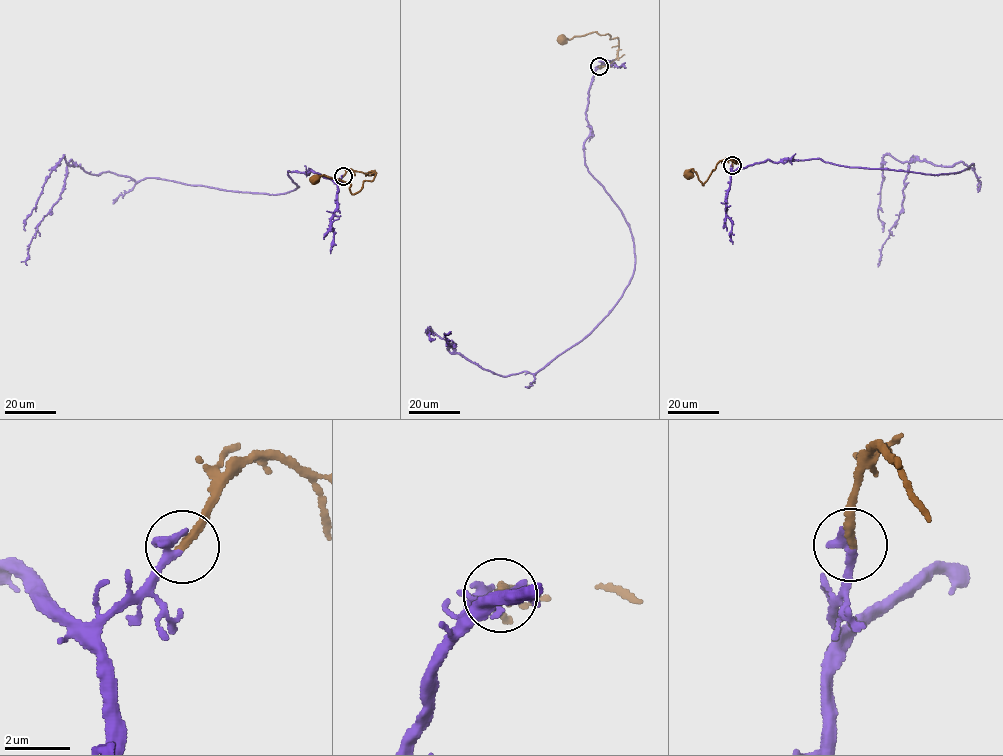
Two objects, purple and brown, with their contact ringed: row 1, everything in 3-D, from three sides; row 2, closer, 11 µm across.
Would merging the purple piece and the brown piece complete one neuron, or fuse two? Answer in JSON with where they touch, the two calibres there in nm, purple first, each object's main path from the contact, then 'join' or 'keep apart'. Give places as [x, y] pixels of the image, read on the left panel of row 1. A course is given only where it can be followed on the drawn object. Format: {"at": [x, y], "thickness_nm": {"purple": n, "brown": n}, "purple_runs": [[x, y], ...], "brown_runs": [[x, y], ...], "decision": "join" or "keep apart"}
{"at": [343, 176], "thickness_nm": {"purple": 420, "brown": 260}, "purple_runs": [[343, 176], [287, 171], [297, 187], [269, 194], [135, 182], [70, 160], [27, 265]], "brown_runs": [[343, 176], [348, 169], [376, 172], [353, 194], [345, 182], [325, 175], [315, 179]], "decision": "join"}

